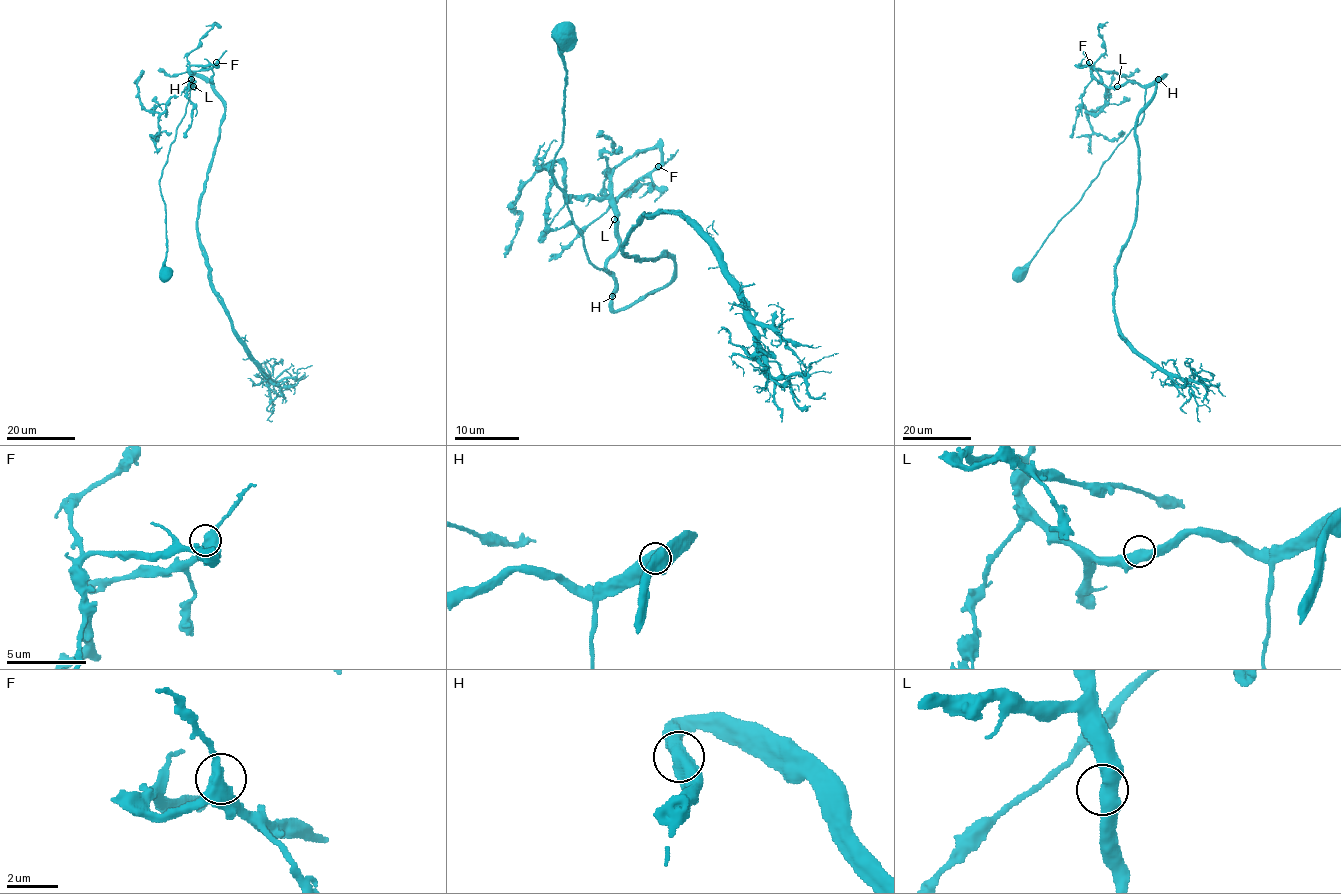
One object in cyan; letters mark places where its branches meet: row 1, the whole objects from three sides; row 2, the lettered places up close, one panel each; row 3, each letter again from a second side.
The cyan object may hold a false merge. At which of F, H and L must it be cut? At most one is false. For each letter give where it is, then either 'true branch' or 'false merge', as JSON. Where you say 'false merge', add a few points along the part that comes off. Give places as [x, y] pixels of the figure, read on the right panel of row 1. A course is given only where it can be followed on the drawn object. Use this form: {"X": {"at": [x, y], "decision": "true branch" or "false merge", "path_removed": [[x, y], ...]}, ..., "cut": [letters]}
{"F": {"at": [1089, 62], "decision": "true branch"}, "H": {"at": [1158, 79], "decision": "true branch"}, "L": {"at": [1117, 86], "decision": "true branch"}, "cut": []}

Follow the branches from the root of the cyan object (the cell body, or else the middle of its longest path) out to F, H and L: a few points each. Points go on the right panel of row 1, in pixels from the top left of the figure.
F: (1019, 274), (1144, 115), (1144, 87), (1133, 82), (1103, 86), (1092, 74), (1090, 65), (1079, 67), (1089, 62)
H: (1019, 274), (1056, 223), (1079, 200), (1101, 165), (1140, 122), (1145, 90), (1158, 79)
L: (1019, 274), (1056, 223), (1079, 200), (1101, 165), (1142, 120), (1145, 89), (1133, 82), (1117, 86)

